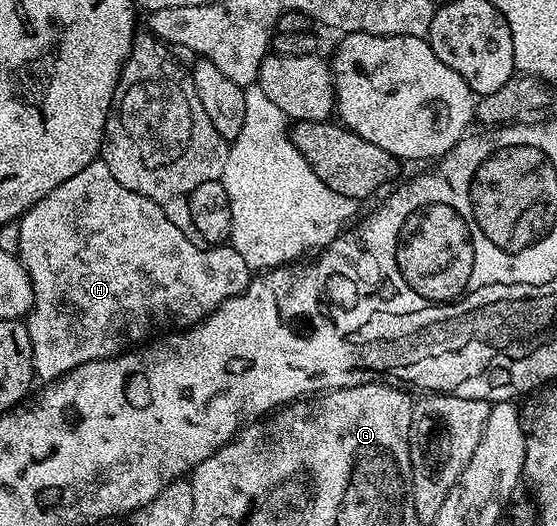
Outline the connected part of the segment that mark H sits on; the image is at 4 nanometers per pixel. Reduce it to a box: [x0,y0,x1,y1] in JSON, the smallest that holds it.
[16,159,251,383]

